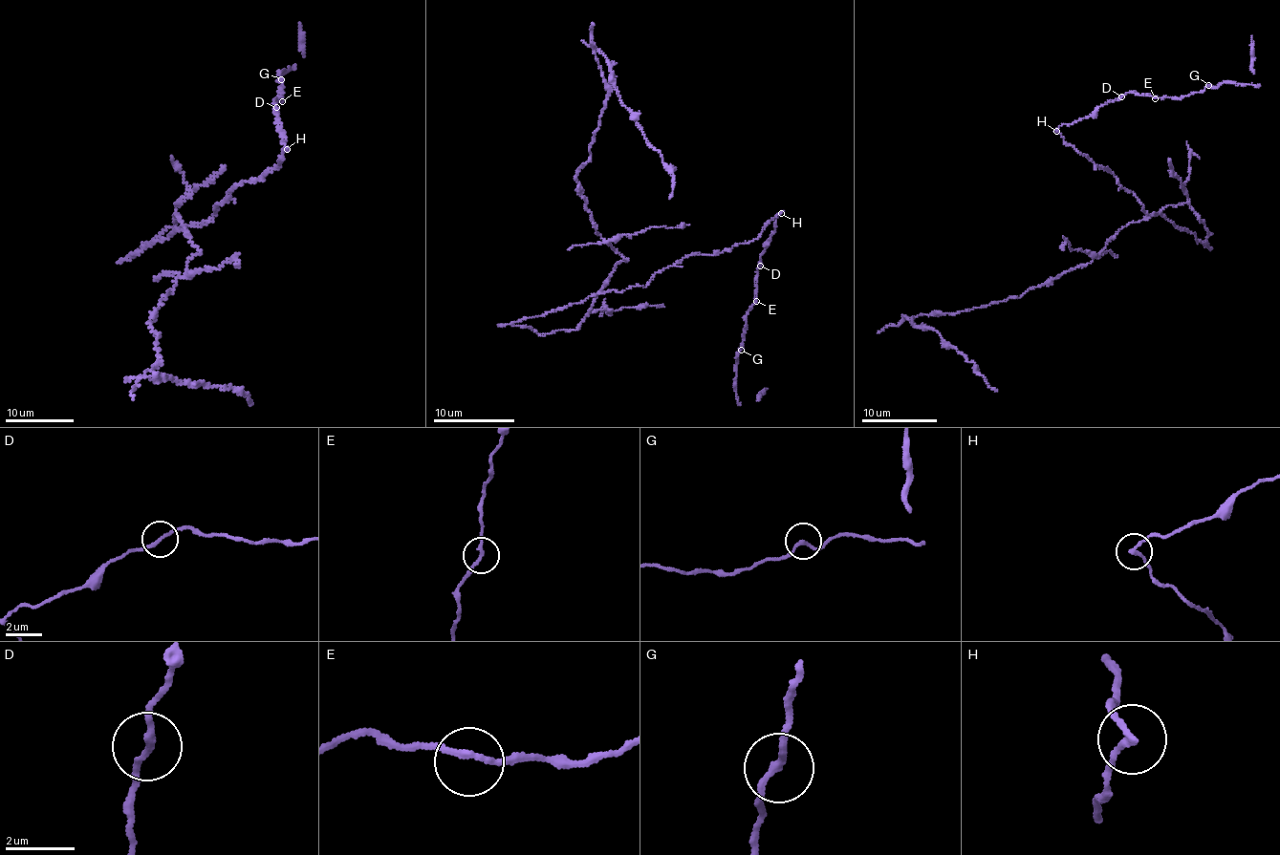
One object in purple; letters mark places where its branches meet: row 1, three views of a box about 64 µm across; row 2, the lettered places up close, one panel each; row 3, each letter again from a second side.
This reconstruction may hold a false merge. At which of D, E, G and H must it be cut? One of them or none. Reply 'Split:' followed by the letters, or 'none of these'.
Split: H

